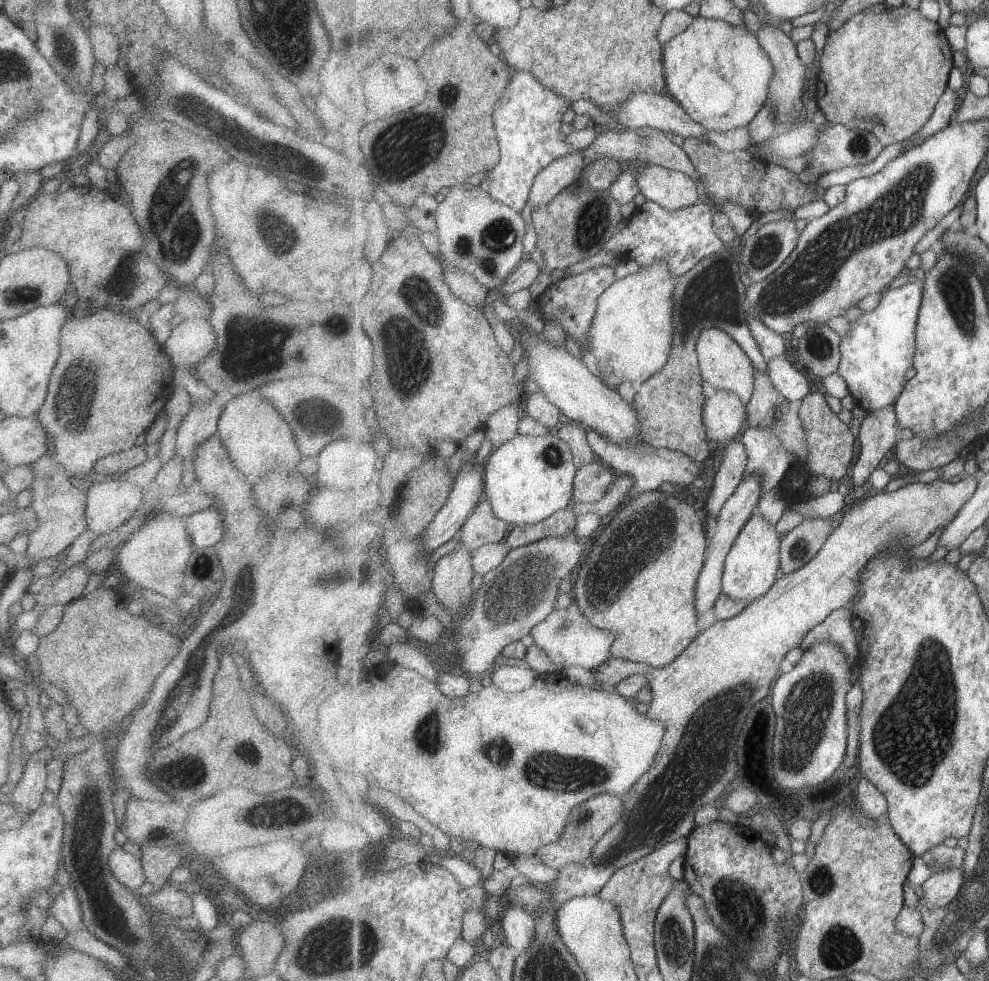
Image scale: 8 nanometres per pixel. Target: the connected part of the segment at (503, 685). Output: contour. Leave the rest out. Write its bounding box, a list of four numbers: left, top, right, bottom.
[492,664,538,693]

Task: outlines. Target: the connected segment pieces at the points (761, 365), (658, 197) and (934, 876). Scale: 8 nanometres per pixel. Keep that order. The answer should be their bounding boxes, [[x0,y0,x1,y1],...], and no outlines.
[[634,251,769,463],[637,164,704,210],[919,867,965,910]]

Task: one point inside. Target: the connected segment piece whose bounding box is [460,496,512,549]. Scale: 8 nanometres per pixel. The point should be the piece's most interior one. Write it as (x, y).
(483, 527)

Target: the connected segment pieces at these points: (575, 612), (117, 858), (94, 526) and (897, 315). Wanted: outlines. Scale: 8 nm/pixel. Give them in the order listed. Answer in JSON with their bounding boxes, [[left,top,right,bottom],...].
[[530,599,617,670],[108,846,145,892],[84,478,146,535],[837,275,926,413]]

